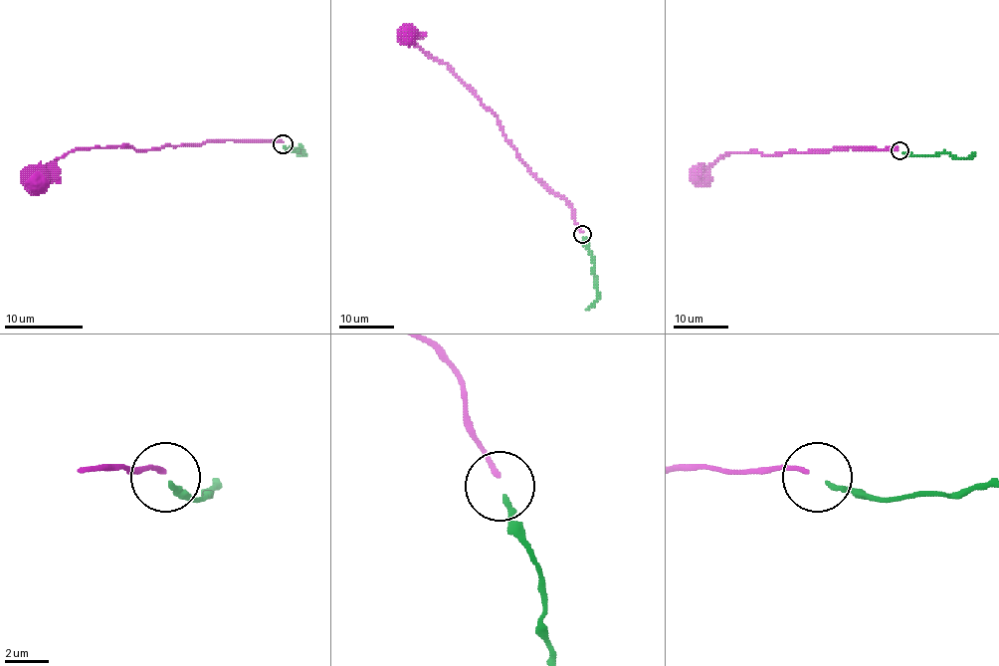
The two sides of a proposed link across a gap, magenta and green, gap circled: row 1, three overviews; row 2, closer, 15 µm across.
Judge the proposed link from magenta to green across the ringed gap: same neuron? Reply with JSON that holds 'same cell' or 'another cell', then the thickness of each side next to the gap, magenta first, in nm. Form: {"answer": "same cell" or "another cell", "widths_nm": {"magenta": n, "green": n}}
{"answer": "same cell", "widths_nm": {"magenta": 220, "green": 220}}

